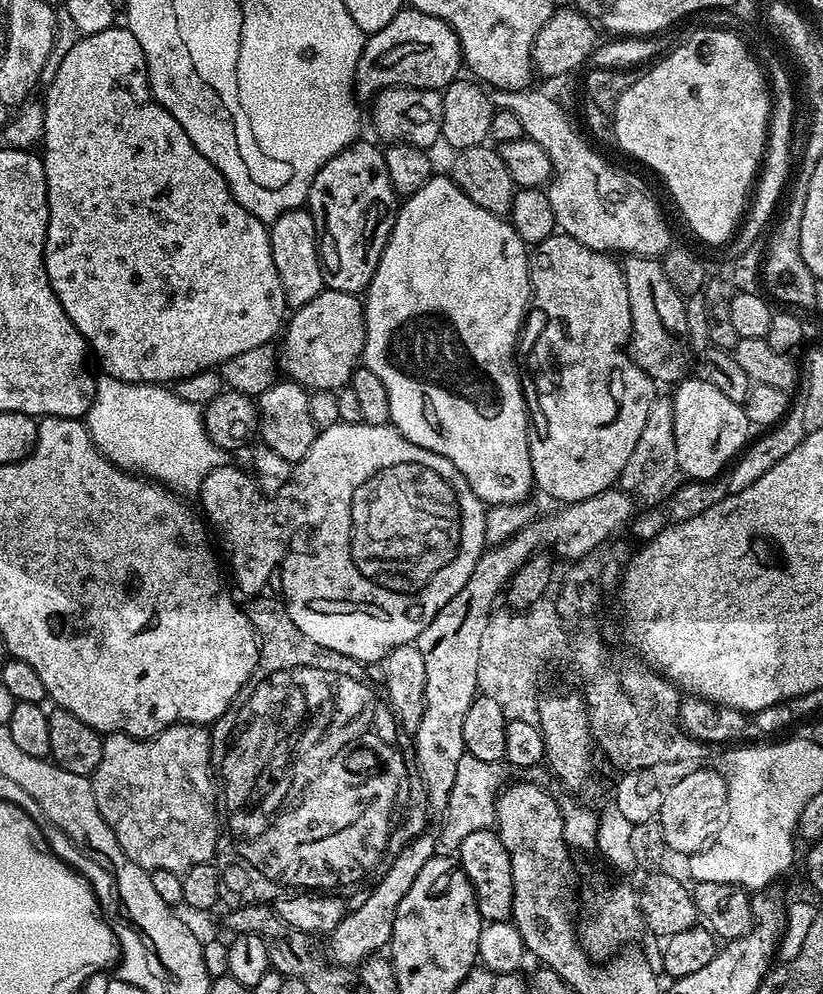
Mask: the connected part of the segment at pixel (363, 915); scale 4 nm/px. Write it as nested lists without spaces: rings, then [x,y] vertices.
[[[429,830],[418,834],[418,838],[414,838],[401,852],[391,857],[392,865],[385,870],[384,877],[373,886],[372,893],[353,912],[351,909],[344,915],[342,922],[338,922],[336,929],[327,937],[326,952],[335,963],[341,966],[359,966],[367,956],[377,955],[383,949],[380,947],[383,944],[385,947],[391,941],[398,902],[402,902],[402,898],[406,898],[406,890],[414,886],[418,870],[422,870],[422,866],[426,866],[429,858],[437,855],[437,852],[437,833]]]

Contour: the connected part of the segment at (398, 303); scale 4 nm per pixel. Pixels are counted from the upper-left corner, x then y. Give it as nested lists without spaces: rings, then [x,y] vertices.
[[[436,174],[426,182],[426,186],[422,186],[422,190],[407,197],[399,205],[392,233],[378,262],[378,270],[374,270],[374,278],[362,296],[366,322],[362,364],[363,367],[374,370],[374,374],[382,378],[382,386],[386,386],[386,395],[390,398],[391,427],[410,442],[434,454],[442,454],[442,458],[454,462],[466,482],[470,482],[470,490],[474,490],[474,494],[478,494],[478,498],[488,506],[518,504],[529,499],[534,488],[532,459],[528,447],[528,407],[524,404],[524,391],[520,388],[520,373],[514,359],[518,347],[516,339],[519,338],[520,327],[524,324],[524,311],[528,304],[530,308],[529,263],[529,249],[505,217],[490,214],[490,210],[482,210],[482,206],[470,202],[470,198],[466,198],[466,194],[462,194],[462,190],[447,175]]]

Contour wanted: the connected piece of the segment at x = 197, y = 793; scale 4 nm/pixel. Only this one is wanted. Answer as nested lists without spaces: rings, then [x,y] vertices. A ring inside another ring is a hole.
[[[172,724],[166,730],[162,730],[157,736],[150,736],[147,740],[137,740],[134,736],[127,736],[121,732],[114,732],[103,737],[101,746],[101,761],[90,775],[92,789],[94,790],[94,802],[98,802],[98,810],[102,818],[114,830],[114,838],[118,838],[118,846],[138,866],[142,866],[147,872],[154,870],[170,870],[171,872],[185,873],[194,866],[207,864],[215,857],[218,837],[216,837],[216,808],[218,812],[218,788],[212,785],[214,780],[214,768],[212,758],[212,737],[209,729],[203,724]]]

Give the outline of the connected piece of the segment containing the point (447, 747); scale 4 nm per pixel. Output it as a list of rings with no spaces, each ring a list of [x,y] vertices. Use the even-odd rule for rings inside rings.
[[[609,490],[594,494],[594,498],[586,498],[581,504],[570,504],[533,520],[521,532],[514,534],[514,538],[489,547],[478,558],[466,586],[462,586],[462,590],[458,590],[458,594],[454,594],[454,598],[450,598],[450,602],[438,610],[430,626],[426,626],[426,630],[422,630],[420,637],[415,640],[426,668],[425,706],[421,722],[414,733],[415,771],[426,786],[428,806],[433,817],[443,817],[446,812],[458,762],[465,754],[462,721],[466,719],[466,710],[470,710],[470,702],[478,695],[478,652],[486,641],[489,616],[498,604],[496,599],[499,596],[501,599],[512,575],[541,549],[557,548],[562,555],[569,556],[567,559],[572,562],[588,552],[594,552],[615,533],[612,531],[619,524],[629,523],[634,512],[632,504],[633,497],[627,492]]]

